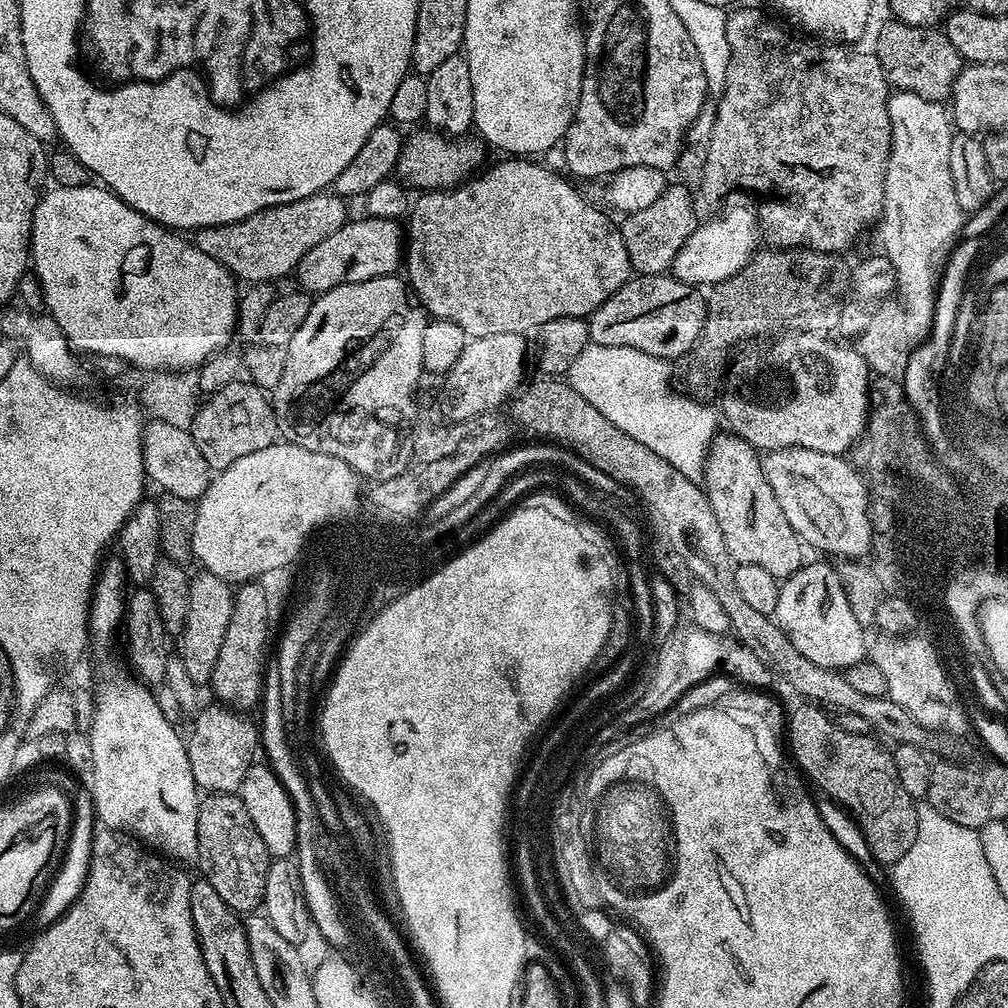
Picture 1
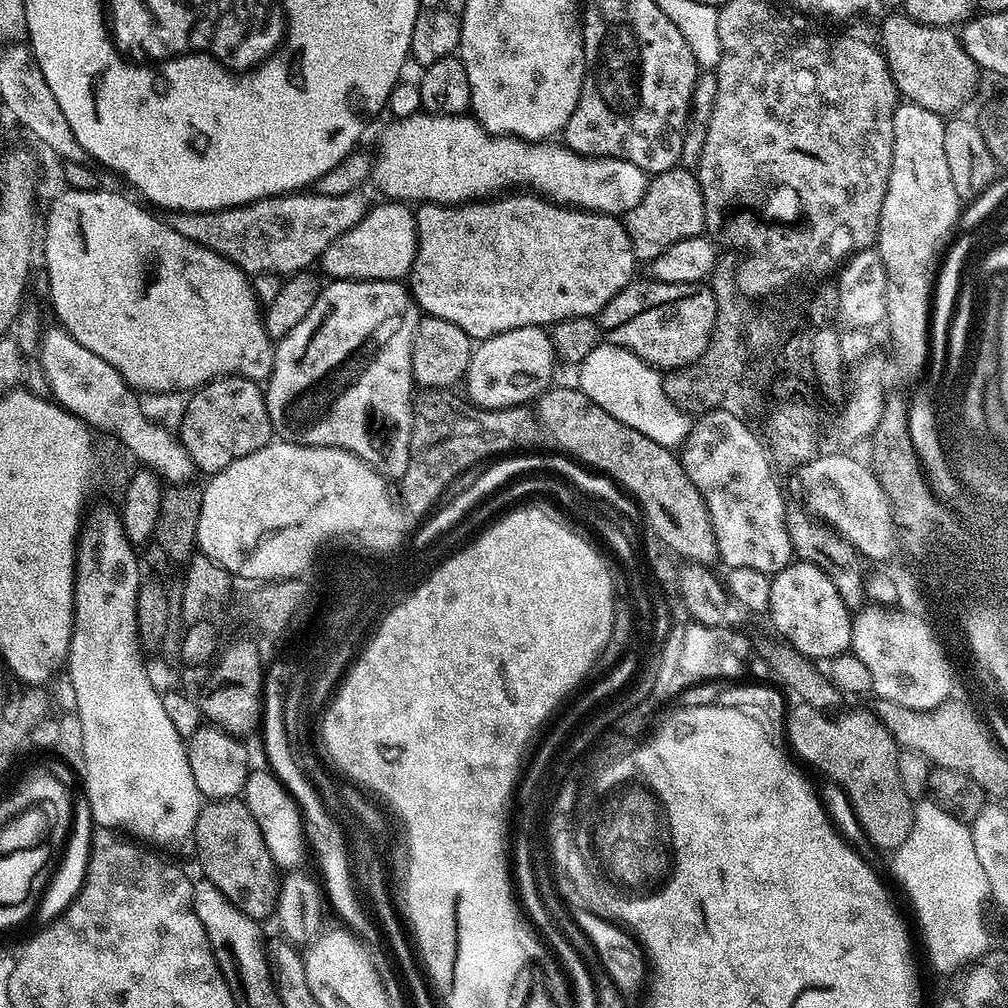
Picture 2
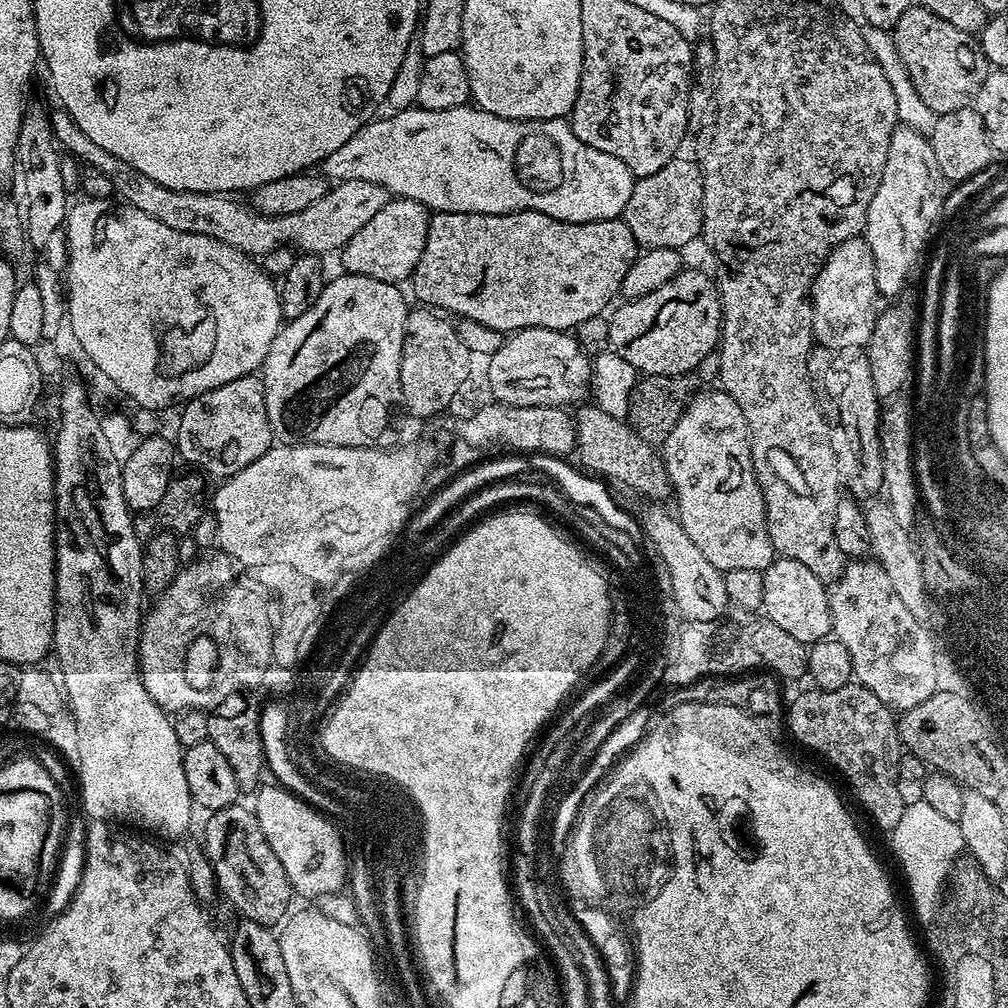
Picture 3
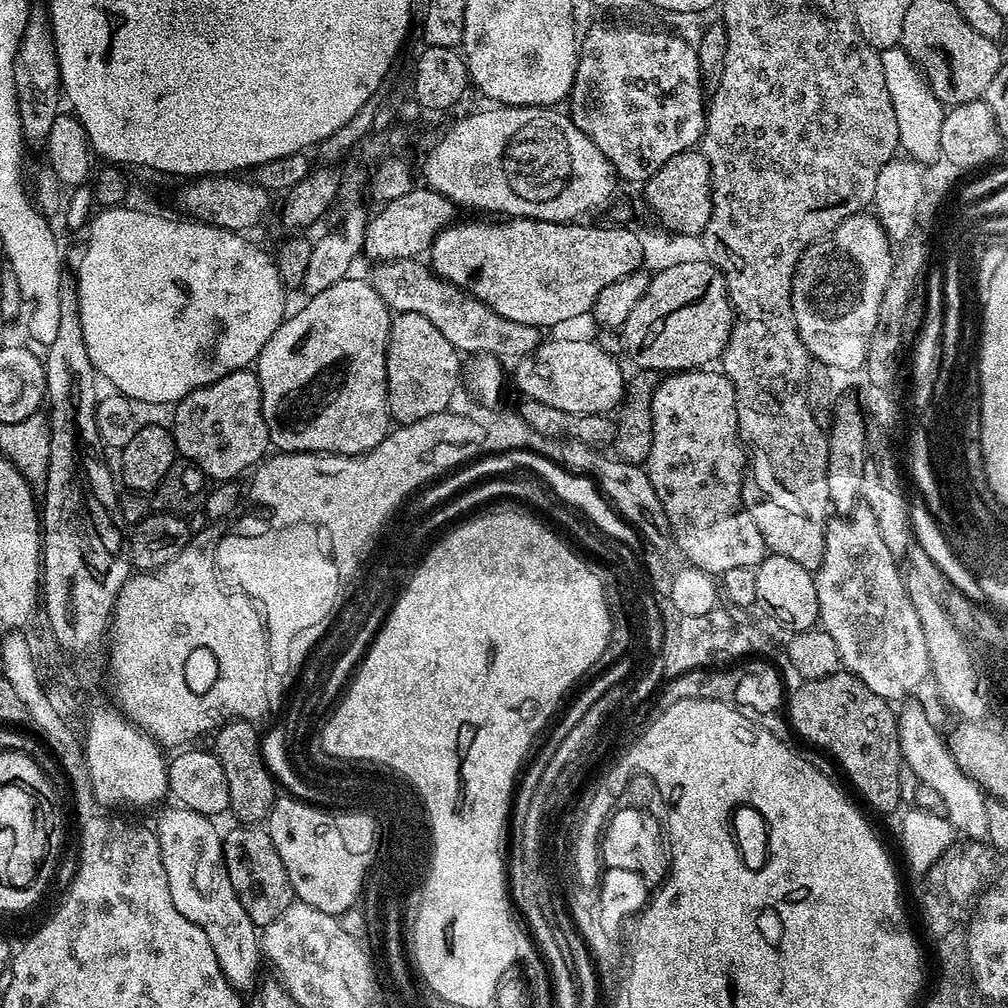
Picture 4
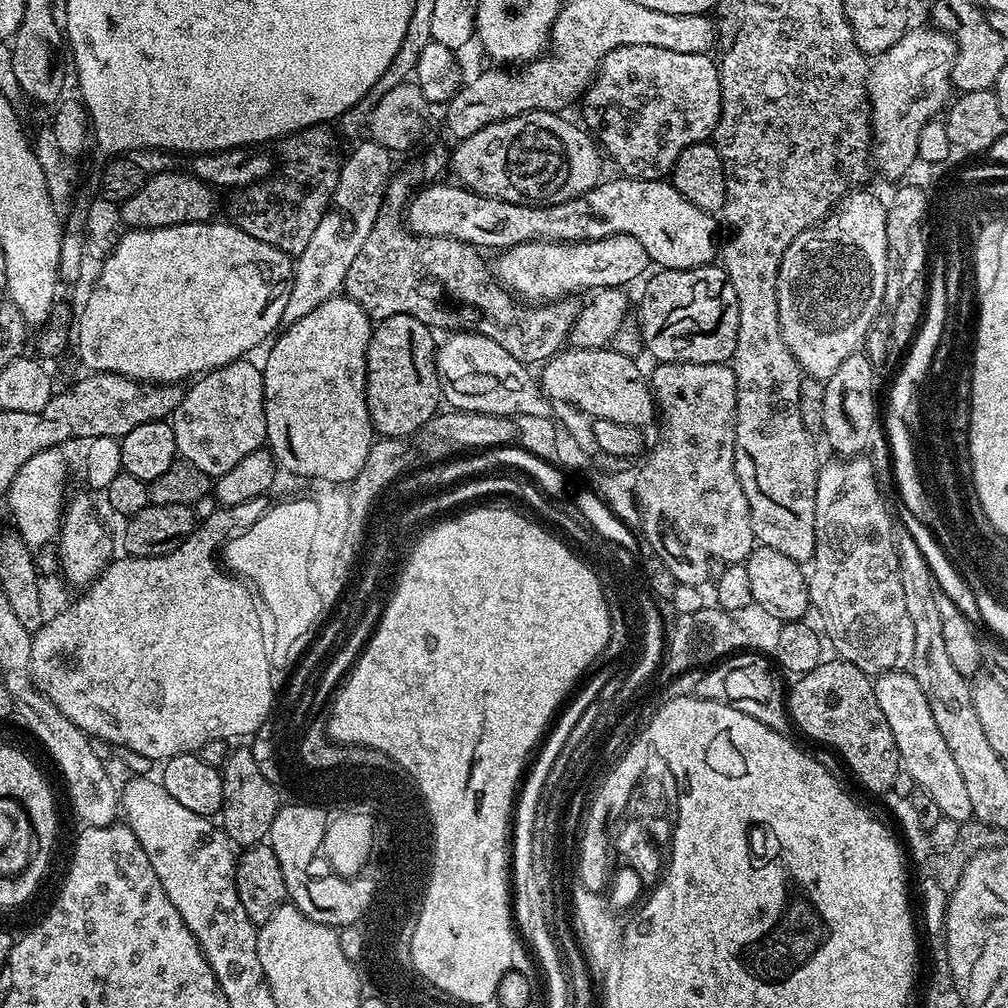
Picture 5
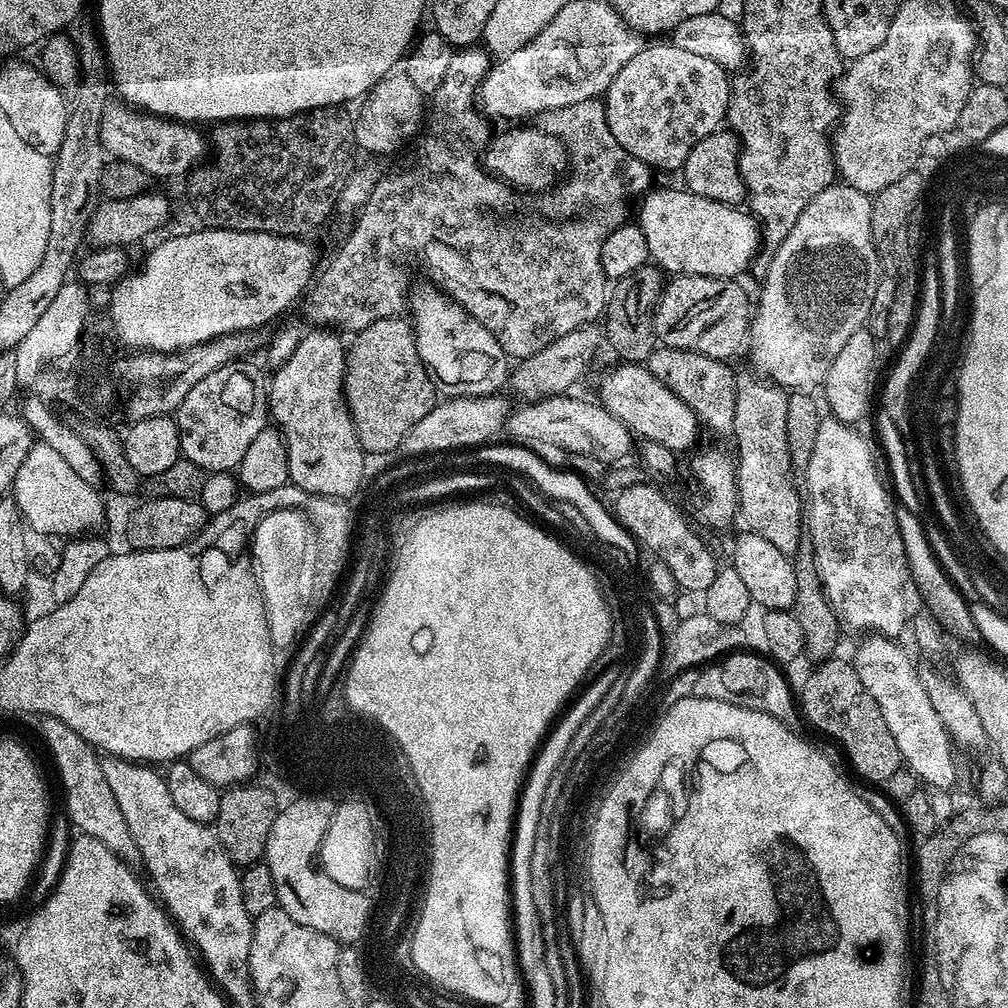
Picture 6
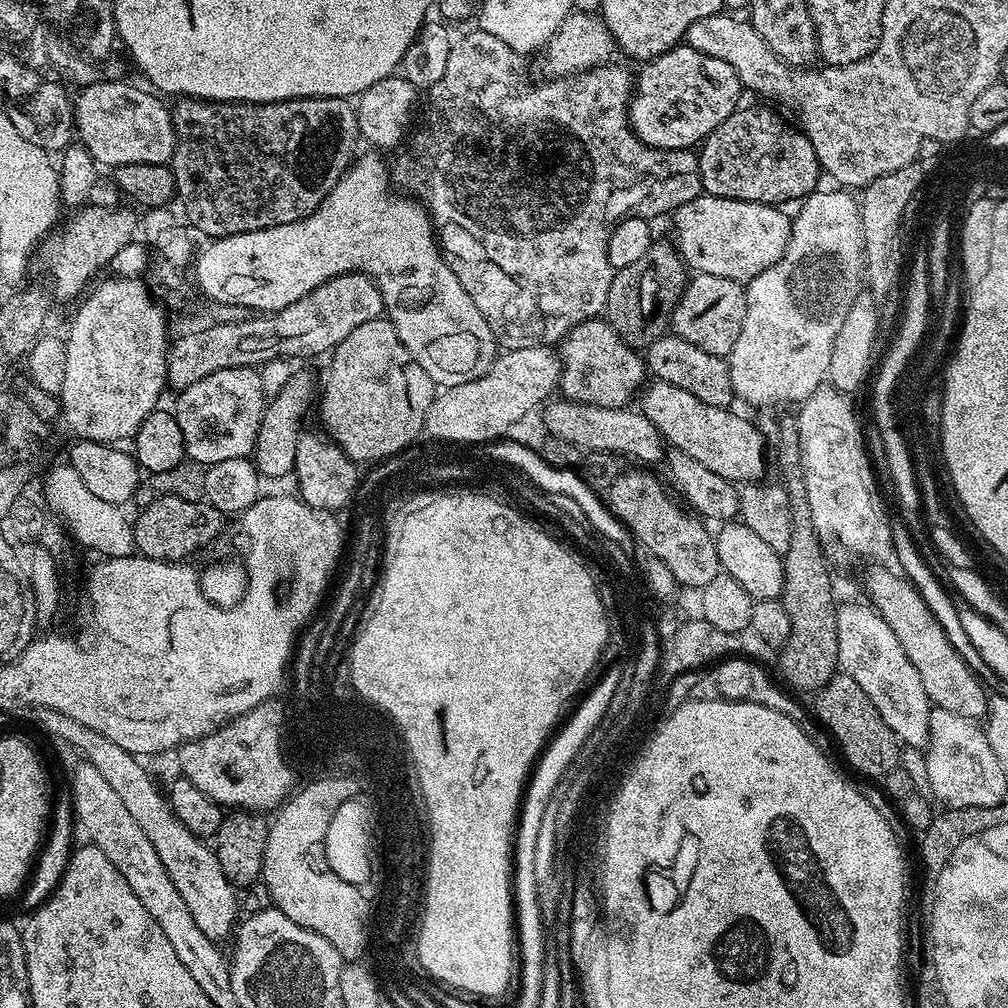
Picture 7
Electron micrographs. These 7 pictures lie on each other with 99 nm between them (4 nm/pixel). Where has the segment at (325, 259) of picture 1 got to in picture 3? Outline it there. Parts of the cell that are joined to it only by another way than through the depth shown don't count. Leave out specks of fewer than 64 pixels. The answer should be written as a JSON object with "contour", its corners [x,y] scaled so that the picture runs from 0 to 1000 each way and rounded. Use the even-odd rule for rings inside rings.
{"contour":[[[396,196],[386,197],[383,204],[379,204],[379,208],[375,208],[375,212],[371,212],[371,216],[367,216],[367,220],[363,220],[363,224],[359,224],[359,228],[355,228],[355,232],[351,232],[351,236],[347,236],[347,240],[343,240],[339,249],[336,251],[335,257],[341,261],[340,269],[350,274],[362,274],[363,276],[375,276],[384,282],[396,283],[397,278],[404,279],[409,273],[409,269],[415,264],[415,256],[419,256],[419,248],[423,244],[423,232],[425,231],[425,219],[427,217],[426,207],[420,206],[415,200],[410,198],[398,198]]]}

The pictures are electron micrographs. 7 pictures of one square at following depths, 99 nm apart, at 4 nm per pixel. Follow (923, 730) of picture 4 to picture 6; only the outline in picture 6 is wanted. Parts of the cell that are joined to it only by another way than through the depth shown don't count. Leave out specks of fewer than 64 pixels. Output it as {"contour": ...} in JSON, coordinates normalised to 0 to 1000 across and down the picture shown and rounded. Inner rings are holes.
{"contour":[[[861,629],[854,635],[857,636],[850,641],[849,652],[847,652],[849,668],[851,673],[855,673],[855,681],[859,681],[859,685],[863,685],[863,692],[867,692],[870,696],[875,706],[875,712],[878,713],[879,720],[883,724],[883,729],[891,739],[894,755],[909,769],[909,773],[914,779],[920,780],[922,783],[943,783],[943,778],[948,774],[948,760],[944,752],[946,739],[941,733],[935,714],[931,712],[931,708],[923,697],[914,666],[911,667],[902,649],[893,643],[889,639],[891,637],[884,632]]]}

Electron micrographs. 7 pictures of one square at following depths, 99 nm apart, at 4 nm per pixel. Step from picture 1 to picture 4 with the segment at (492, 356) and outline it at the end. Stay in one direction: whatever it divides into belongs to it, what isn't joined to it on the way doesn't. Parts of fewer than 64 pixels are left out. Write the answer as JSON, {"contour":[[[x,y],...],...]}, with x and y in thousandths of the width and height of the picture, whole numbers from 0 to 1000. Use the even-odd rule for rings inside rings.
{"contour":[[[541,336],[513,360],[512,385],[517,394],[565,411],[607,411],[614,406],[621,388],[621,369],[615,366],[615,359],[594,340]]]}

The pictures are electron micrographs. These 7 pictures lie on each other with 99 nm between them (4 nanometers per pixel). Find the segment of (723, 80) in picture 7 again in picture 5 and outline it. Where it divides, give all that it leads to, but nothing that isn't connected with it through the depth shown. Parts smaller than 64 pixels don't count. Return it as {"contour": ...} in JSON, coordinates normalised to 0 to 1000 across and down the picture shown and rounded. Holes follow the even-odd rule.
{"contour":[[[617,46],[613,50],[605,50],[601,58],[596,62],[591,76],[587,78],[587,83],[579,91],[577,104],[579,103],[579,119],[577,123],[580,128],[593,140],[594,146],[616,167],[620,176],[628,179],[658,179],[664,174],[677,149],[681,145],[697,143],[710,130],[710,122],[714,116],[714,102],[716,93],[714,92],[714,69],[709,59],[705,60],[705,55],[693,52],[692,54],[673,54],[670,50],[656,50],[653,46]]]}

